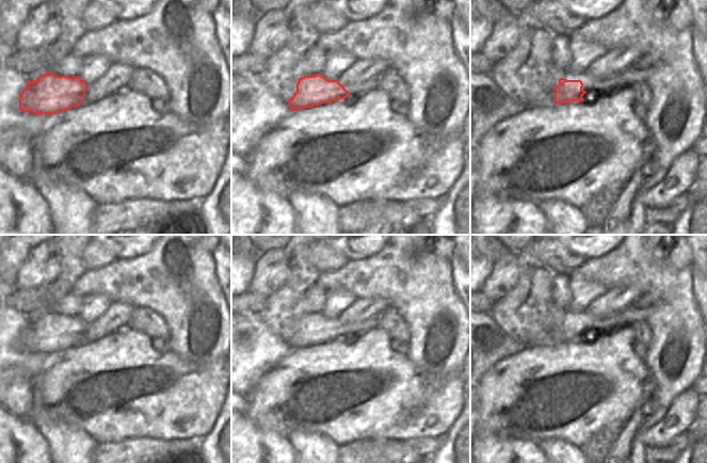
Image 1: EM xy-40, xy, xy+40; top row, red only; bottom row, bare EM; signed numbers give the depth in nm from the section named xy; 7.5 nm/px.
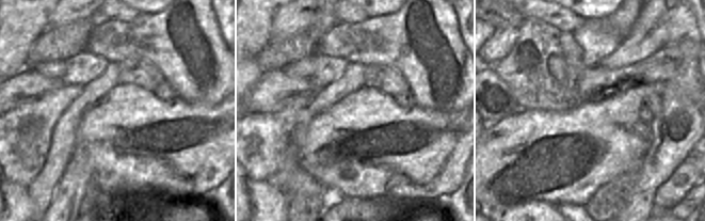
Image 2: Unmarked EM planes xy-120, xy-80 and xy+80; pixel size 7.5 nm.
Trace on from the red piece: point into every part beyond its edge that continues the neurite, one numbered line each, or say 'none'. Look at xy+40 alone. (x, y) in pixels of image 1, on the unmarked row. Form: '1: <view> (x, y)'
1: xy+40 (596, 325)

